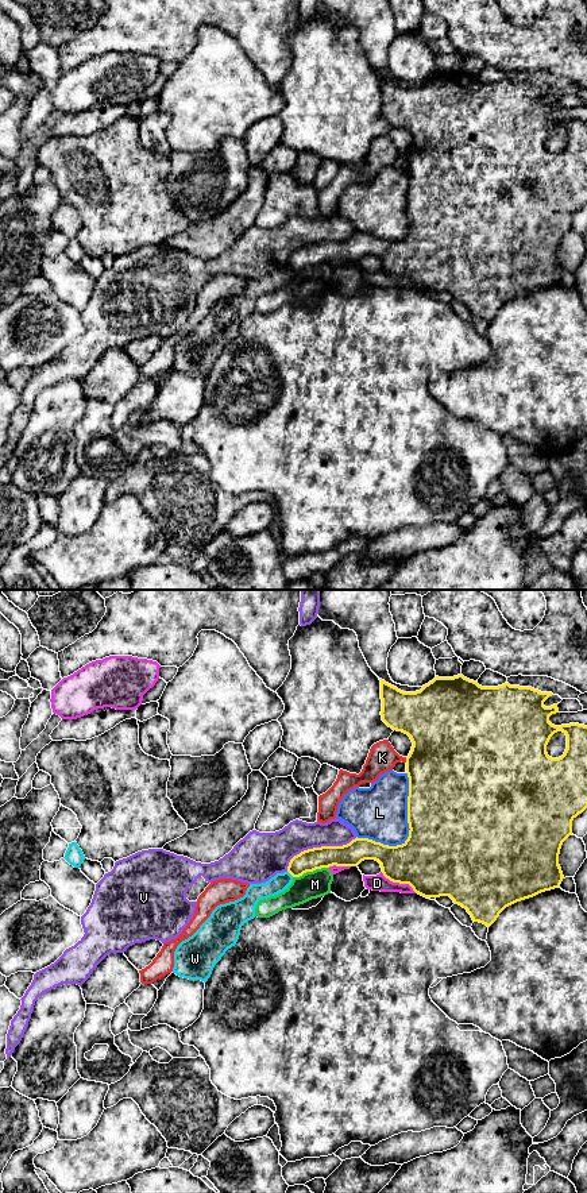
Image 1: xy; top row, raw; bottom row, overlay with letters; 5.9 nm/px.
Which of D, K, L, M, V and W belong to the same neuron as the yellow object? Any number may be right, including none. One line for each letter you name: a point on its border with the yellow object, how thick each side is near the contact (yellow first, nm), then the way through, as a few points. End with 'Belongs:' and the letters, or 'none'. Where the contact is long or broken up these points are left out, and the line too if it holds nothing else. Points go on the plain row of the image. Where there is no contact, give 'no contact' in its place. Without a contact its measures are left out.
Belongs: none

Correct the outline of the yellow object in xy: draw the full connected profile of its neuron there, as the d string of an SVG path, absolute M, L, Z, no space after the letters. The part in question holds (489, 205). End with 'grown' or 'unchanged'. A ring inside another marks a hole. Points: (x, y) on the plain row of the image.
M462 69L453 73L436 72L422 81L420 86L403 88L397 82L381 76L382 116L393 126L408 130L413 138L406 152L406 169L409 173L408 192L408 219L409 232L402 240L389 242L368 233L355 233L343 242L321 242L301 247L294 251L287 262L293 273L300 273L306 267L313 267L329 262L358 262L364 255L375 255L381 259L382 269L393 278L409 279L413 286L424 293L449 292L455 300L462 301L471 310L474 317L490 323L499 309L509 301L533 293L541 287L559 283L564 271L559 260L559 250L563 238L572 231L572 216L587 204L587 121L569 119L555 121L549 117L552 109L559 108L557 100L545 103L544 97L552 88L541 88L532 82L510 81L505 78L498 82L482 82L478 77L464 73ZM563 127L567 131L567 144L559 154L552 154L547 148L551 132Z; unchanged

